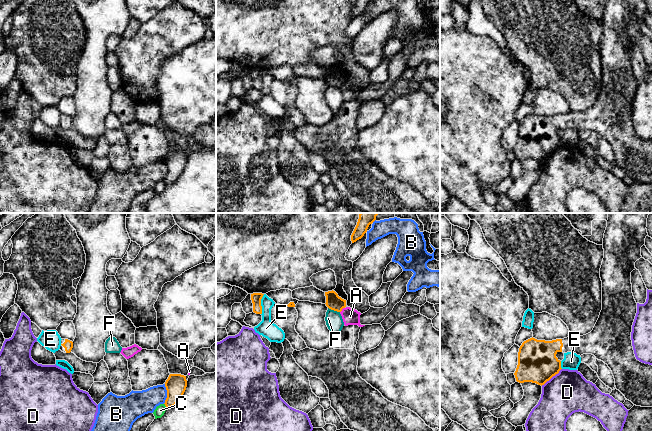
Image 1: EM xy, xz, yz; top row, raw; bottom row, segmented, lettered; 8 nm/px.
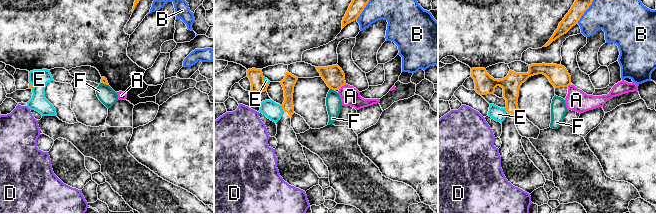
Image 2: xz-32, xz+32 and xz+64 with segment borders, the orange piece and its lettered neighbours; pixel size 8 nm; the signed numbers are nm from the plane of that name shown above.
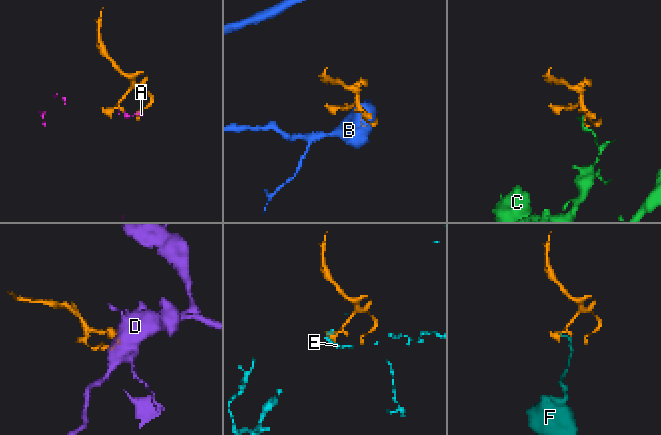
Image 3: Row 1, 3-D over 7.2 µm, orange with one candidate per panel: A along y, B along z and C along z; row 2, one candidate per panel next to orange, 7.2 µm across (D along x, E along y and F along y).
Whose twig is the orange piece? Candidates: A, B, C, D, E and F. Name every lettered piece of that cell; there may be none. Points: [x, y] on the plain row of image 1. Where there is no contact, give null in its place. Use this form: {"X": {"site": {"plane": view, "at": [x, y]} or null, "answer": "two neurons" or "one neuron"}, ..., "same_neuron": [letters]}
{"A": {"site": {"plane": "xz", "at": [341, 86]}, "answer": "two neurons"}, "B": {"site": {"plane": "xy", "at": [167, 170]}, "answer": "two neurons"}, "C": {"site": {"plane": "xy", "at": [165, 181]}, "answer": "two neurons"}, "D": {"site": {"plane": "yz", "at": [551, 153]}, "answer": "two neurons"}, "E": {"site": {"plane": "xz", "at": [260, 80]}, "answer": "two neurons"}, "F": {"site": {"plane": "xz", "at": [334, 86]}, "answer": "two neurons"}, "same_neuron": []}

